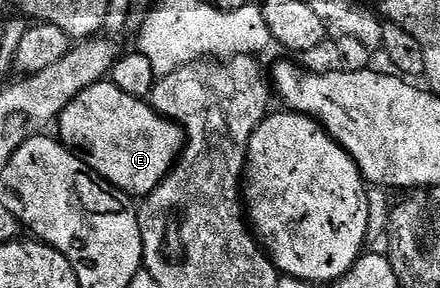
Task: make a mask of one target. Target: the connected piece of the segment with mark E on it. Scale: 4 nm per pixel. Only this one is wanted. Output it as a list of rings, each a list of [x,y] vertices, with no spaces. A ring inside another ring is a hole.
[[[100,82],[82,89],[60,113],[57,119],[58,126],[57,136],[63,145],[82,156],[92,172],[96,172],[114,188],[118,188],[131,198],[146,198],[151,195],[178,160],[185,143],[183,130],[174,120],[160,116],[146,99],[125,94],[125,90],[110,82]]]

